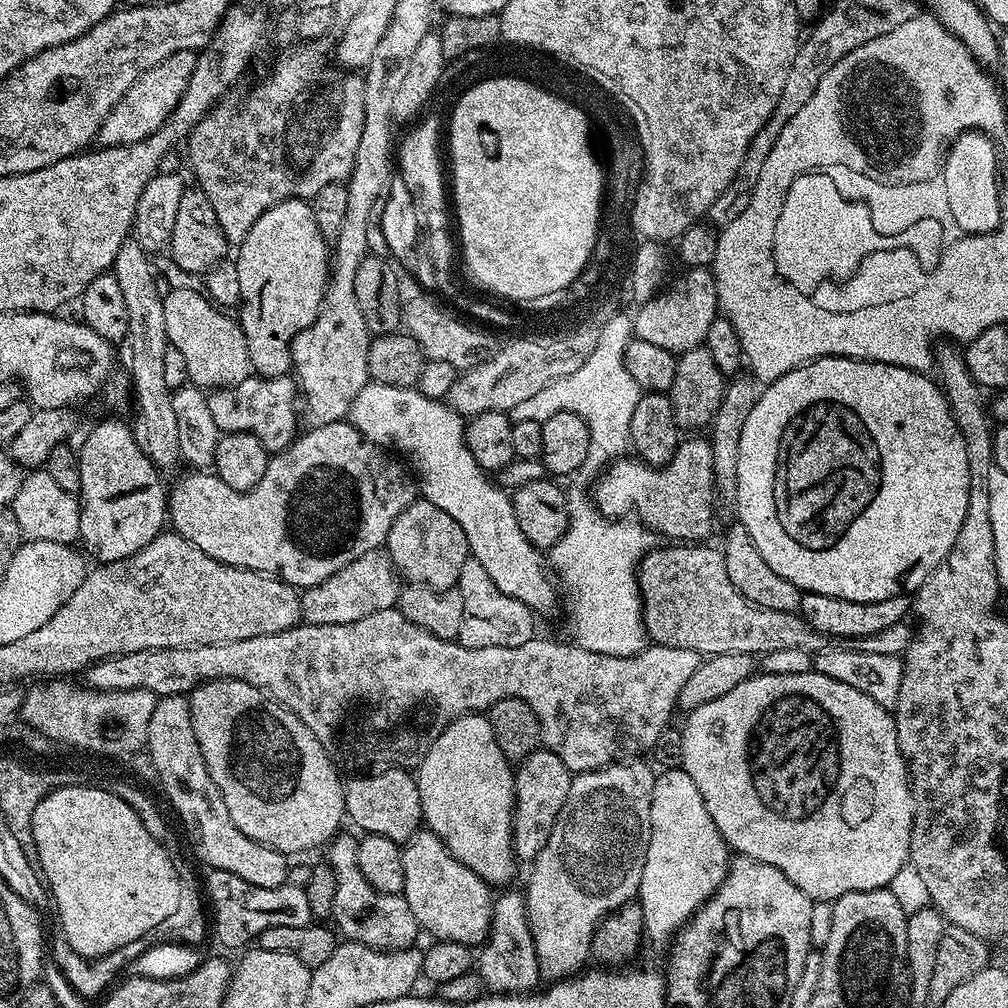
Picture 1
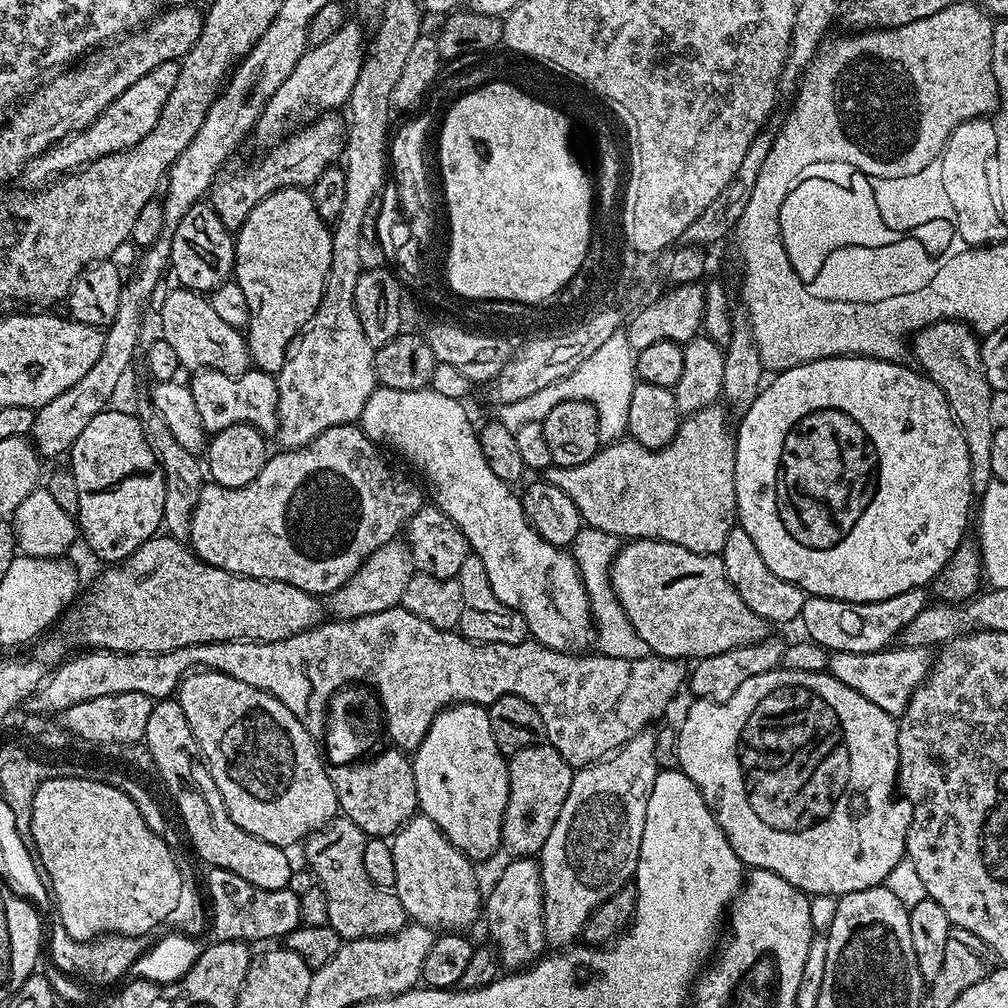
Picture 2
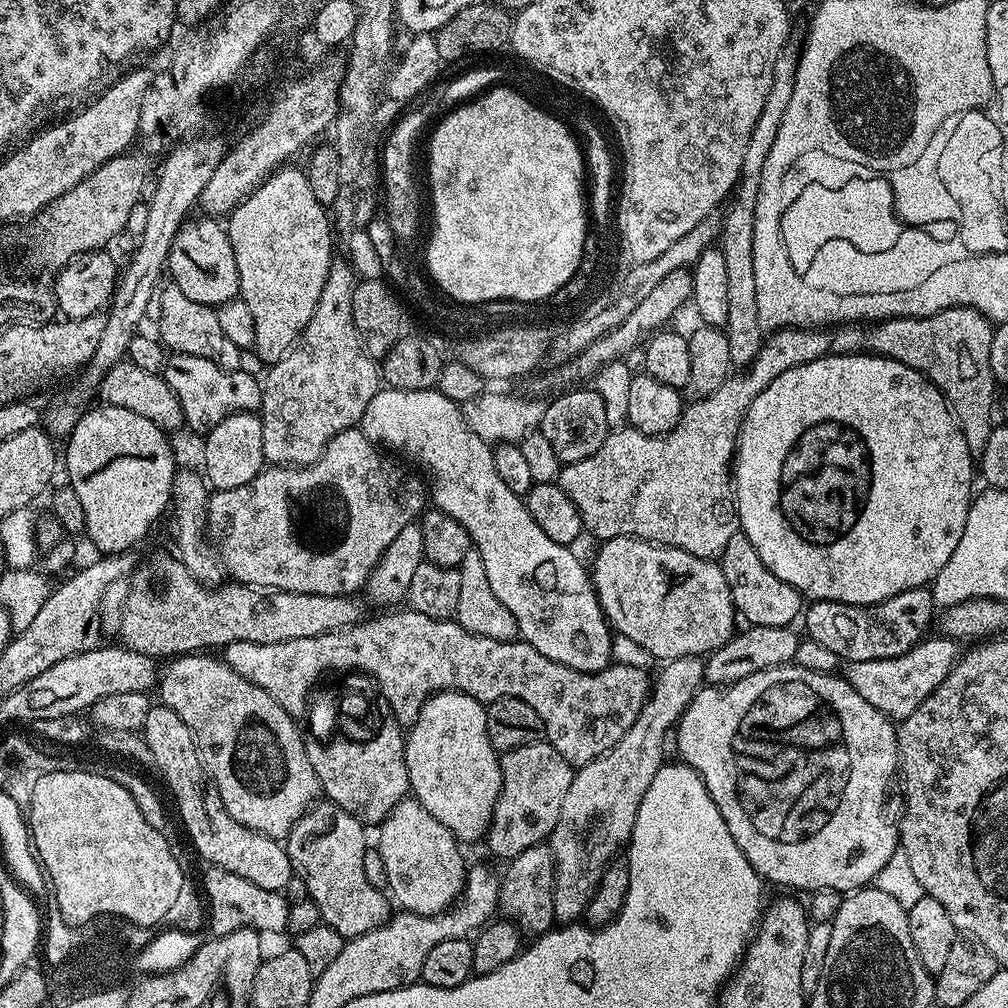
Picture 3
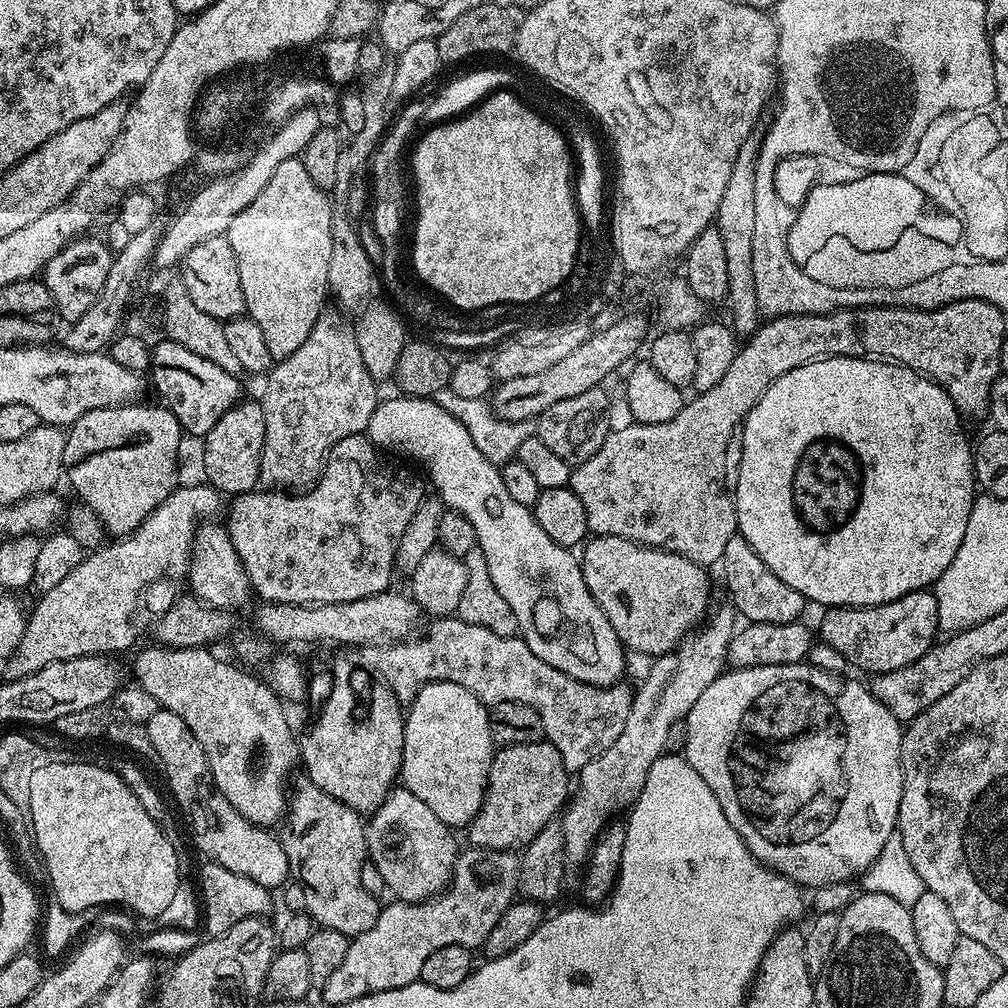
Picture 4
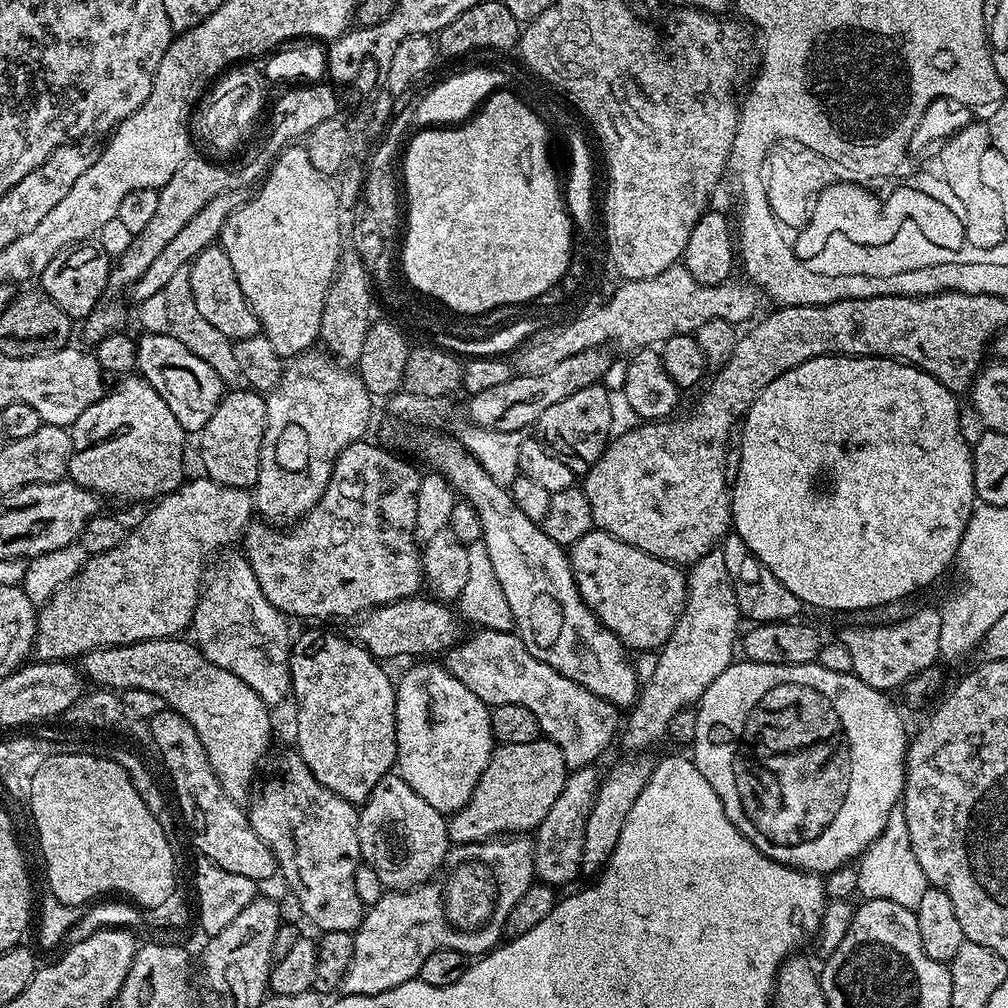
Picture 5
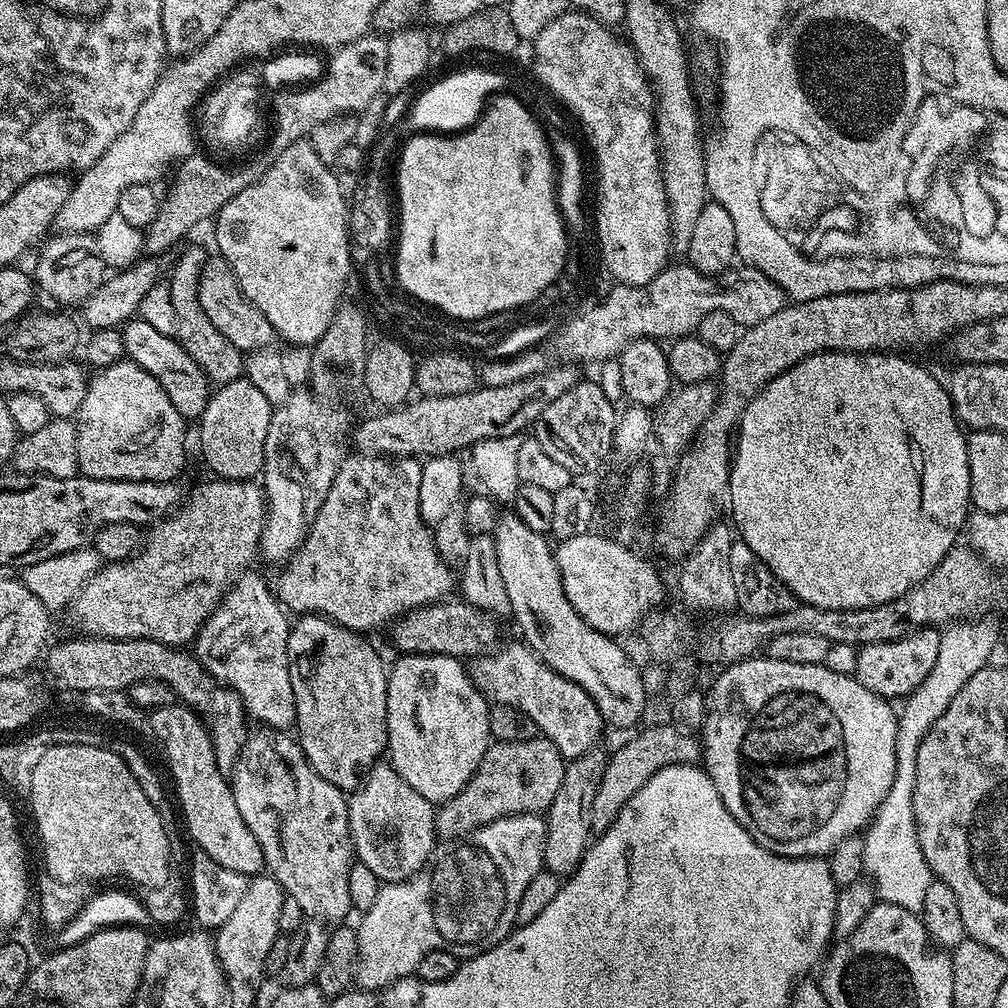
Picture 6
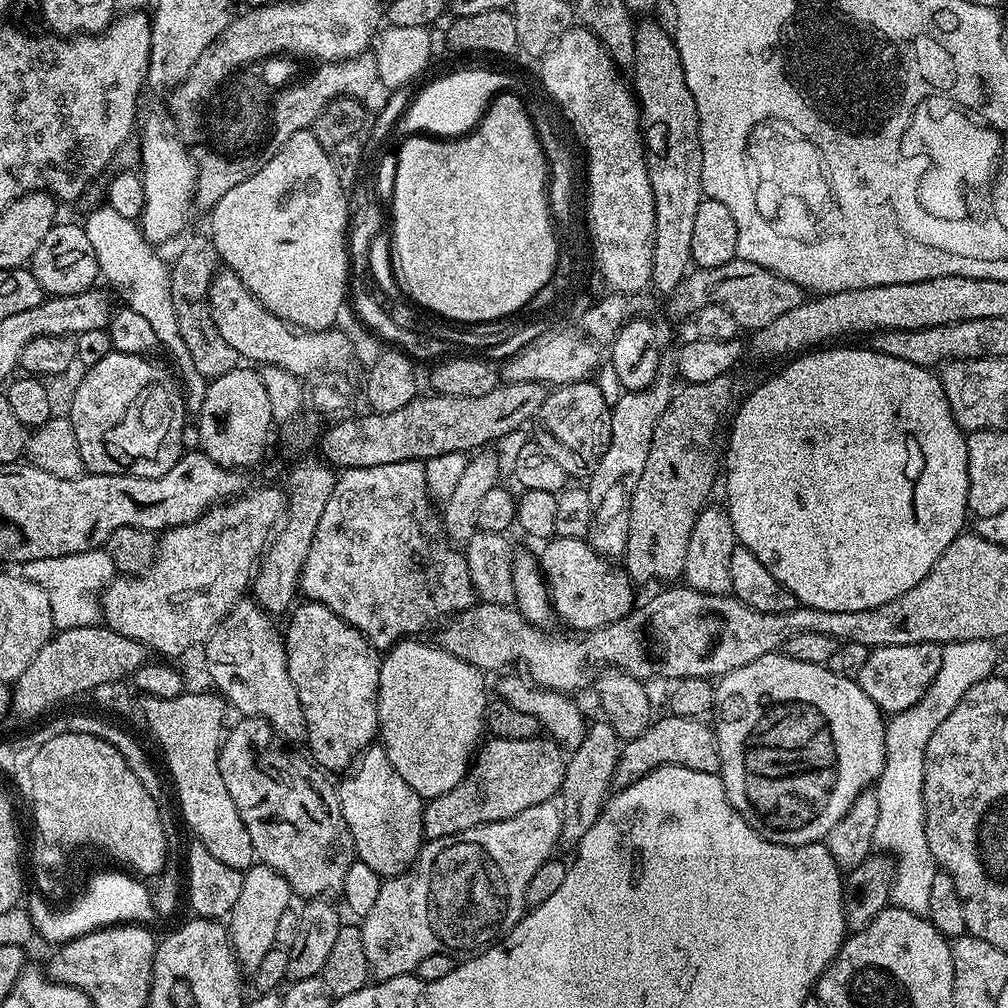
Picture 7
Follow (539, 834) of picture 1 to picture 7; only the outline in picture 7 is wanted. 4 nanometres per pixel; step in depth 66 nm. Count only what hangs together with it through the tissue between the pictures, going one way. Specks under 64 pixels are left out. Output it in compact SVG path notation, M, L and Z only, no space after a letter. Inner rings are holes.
M543 735L485 739L468 765L462 782L458 782L454 790L446 790L446 794L431 797L425 803L425 837L459 836L468 828L514 818L514 814L522 814L522 810L530 810L530 806L549 803L562 786L565 763L561 745Z

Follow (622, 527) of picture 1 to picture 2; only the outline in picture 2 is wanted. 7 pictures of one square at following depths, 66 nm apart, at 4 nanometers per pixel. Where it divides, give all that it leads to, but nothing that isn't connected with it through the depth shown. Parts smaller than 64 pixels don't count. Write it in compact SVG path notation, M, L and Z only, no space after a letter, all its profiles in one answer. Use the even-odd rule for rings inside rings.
M584 526L576 535L576 541L570 545L570 555L576 562L576 568L580 572L584 589L588 595L588 605L592 611L594 625L594 644L599 655L610 658L630 658L631 660L646 658L650 655L646 642L642 642L642 638L638 638L634 626L630 626L618 598L612 592L610 569L612 560L621 547L621 537L606 534L597 528Z

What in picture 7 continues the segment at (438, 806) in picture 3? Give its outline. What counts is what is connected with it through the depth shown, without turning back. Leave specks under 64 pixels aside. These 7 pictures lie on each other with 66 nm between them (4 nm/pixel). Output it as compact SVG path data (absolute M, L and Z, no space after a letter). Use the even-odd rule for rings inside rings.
M405 638L383 653L378 674L378 740L394 770L402 774L402 782L421 798L441 796L446 790L454 790L468 773L468 765L486 732L483 678L481 669L442 650L435 643L423 644L420 638Z

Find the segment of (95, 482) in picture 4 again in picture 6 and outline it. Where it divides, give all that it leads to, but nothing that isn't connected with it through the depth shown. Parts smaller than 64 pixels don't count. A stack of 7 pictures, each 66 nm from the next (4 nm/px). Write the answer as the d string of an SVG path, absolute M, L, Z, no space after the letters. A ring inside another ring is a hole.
M127 358L120 360L114 366L106 366L99 369L95 373L96 376L87 381L84 400L80 404L80 410L74 417L76 426L76 437L78 438L78 472L81 476L89 476L90 478L98 478L99 480L149 480L150 482L166 482L167 480L175 481L176 475L184 468L184 424L186 417L178 414L178 410L174 410L174 402L170 402L170 398L166 394L166 390L158 382L158 378L154 378L154 374L150 374L146 370L142 370L142 366L138 366L133 360Z

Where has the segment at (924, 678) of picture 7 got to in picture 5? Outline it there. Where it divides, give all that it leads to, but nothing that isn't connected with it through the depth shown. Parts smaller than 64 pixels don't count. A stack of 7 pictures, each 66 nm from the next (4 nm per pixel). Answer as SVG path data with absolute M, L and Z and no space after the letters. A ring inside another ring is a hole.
M920 608L917 612L909 611L901 620L891 624L869 624L861 622L853 628L844 628L838 636L838 642L846 646L847 652L850 653L850 659L854 662L852 675L857 676L866 686L874 686L880 692L891 693L892 688L896 690L903 689L912 677L919 672L925 672L933 667L935 660L941 659L940 639L942 638L942 618L940 617L940 608Z

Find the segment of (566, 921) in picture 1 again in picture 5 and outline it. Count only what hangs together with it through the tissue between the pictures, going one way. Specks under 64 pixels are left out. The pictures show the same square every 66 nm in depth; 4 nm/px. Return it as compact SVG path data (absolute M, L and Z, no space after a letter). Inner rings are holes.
M713 550L698 558L687 569L686 579L688 601L670 638L659 649L654 675L650 677L650 682L642 685L622 728L622 740L624 736L625 746L636 748L632 750L648 750L651 744L658 743L680 708L691 709L708 689L710 682L714 682L722 670L734 663L732 651L738 648L742 617L723 551Z

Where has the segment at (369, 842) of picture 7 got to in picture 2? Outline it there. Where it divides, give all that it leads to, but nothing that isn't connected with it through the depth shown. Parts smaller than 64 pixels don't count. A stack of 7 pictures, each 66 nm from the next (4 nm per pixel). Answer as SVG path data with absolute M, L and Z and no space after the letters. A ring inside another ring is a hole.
M417 814L412 816L391 837L392 854L394 856L394 878L396 879L394 891L396 897L402 902L409 921L424 924L430 929L443 930L448 934L460 934L477 919L482 916L482 888L476 881L476 872L473 861L456 847L434 826L434 822L428 816Z

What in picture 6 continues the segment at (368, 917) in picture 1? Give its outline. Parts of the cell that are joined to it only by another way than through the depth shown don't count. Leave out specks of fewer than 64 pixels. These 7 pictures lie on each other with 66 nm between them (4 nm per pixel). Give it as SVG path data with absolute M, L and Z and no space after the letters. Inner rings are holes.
M267 726L257 729L253 736L251 733L245 739L240 757L236 759L236 767L230 773L234 802L238 802L238 814L246 818L250 834L258 838L267 871L282 885L287 896L298 901L305 917L332 926L339 925L347 921L344 919L348 912L353 911L350 902L350 870L354 863L354 853L348 821L348 800L345 793L326 782L326 778L322 778L322 774L310 766L295 735Z

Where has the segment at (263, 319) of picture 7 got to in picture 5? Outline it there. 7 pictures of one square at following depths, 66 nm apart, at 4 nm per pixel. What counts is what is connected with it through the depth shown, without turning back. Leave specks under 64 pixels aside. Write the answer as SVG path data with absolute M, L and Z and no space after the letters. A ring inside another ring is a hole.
M213 246L199 252L188 268L190 274L190 290L194 290L194 303L198 306L202 318L210 322L221 334L226 334L230 341L245 340L260 332L260 323L254 310L246 302L242 294L242 286L238 286L238 278L234 274L234 266L230 266L230 258L226 258L223 248Z

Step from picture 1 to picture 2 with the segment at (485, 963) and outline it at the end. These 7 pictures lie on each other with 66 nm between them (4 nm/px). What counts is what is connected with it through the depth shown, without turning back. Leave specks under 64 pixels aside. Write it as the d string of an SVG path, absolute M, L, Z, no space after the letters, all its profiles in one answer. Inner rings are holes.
M512 858L509 864L500 872L500 877L492 884L492 889L487 889L486 899L482 904L482 916L488 919L488 936L491 943L498 949L498 960L508 970L523 970L530 964L536 963L546 952L544 939L544 895L542 894L542 878L540 866L532 858Z

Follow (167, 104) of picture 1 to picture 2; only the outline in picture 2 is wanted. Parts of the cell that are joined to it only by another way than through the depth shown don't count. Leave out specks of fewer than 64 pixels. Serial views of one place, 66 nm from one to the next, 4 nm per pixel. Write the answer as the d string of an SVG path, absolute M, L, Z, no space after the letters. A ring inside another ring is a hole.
M171 60L162 62L162 66L154 66L150 74L142 74L142 78L138 78L134 86L122 90L122 94L118 94L118 98L114 98L114 102L110 102L110 106L106 106L106 110L102 110L102 114L98 114L98 118L94 118L90 126L86 126L81 132L73 132L33 158L22 173L23 179L32 183L29 185L40 186L61 174L85 167L92 160L121 152L142 142L142 138L146 138L146 134L150 134L160 121L160 115L164 113L166 102L178 82L179 73L179 63Z

